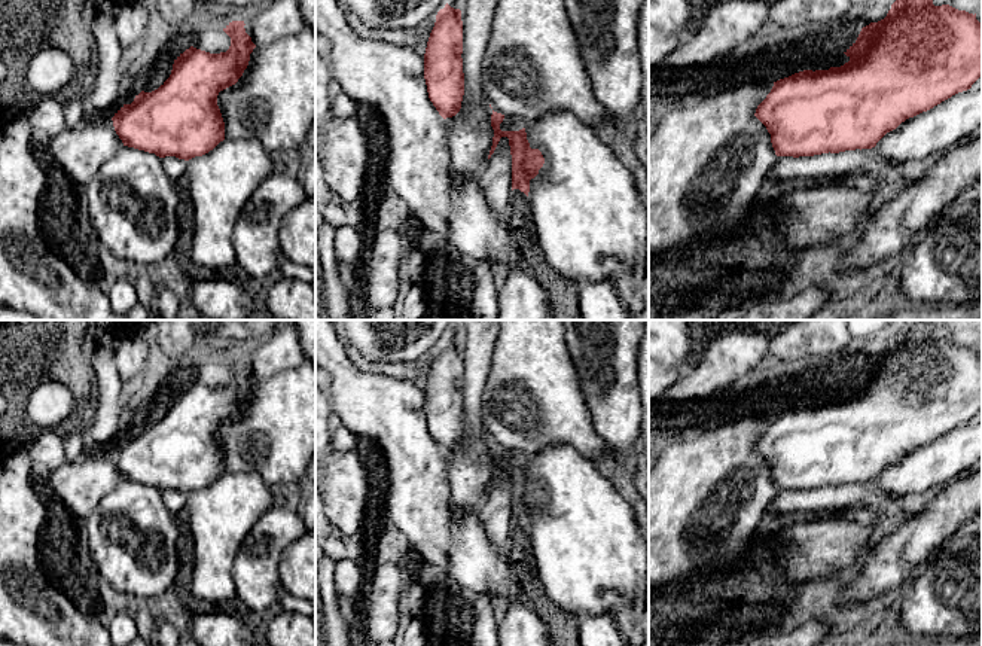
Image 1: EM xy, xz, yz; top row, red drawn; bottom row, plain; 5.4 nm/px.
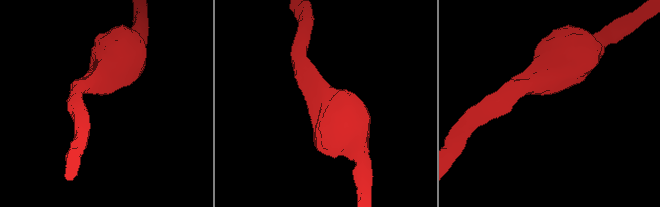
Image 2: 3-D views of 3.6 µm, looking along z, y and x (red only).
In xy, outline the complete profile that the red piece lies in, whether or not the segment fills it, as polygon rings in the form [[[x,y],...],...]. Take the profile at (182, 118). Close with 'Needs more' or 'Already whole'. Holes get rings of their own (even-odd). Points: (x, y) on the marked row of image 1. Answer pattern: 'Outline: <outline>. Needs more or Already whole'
Outline: [[[244,21],[229,22],[223,31],[231,37],[226,52],[210,54],[190,46],[173,64],[170,77],[155,91],[141,91],[131,104],[123,104],[112,118],[123,146],[189,161],[213,150],[225,140],[225,122],[217,106],[220,91],[235,85],[256,48],[246,33]]]. Already whole

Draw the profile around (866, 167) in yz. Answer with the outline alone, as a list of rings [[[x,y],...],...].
[[[875,147],[814,156],[778,156],[765,177],[765,188],[790,179],[847,179],[872,189],[881,182],[903,179],[902,164],[882,158]]]

